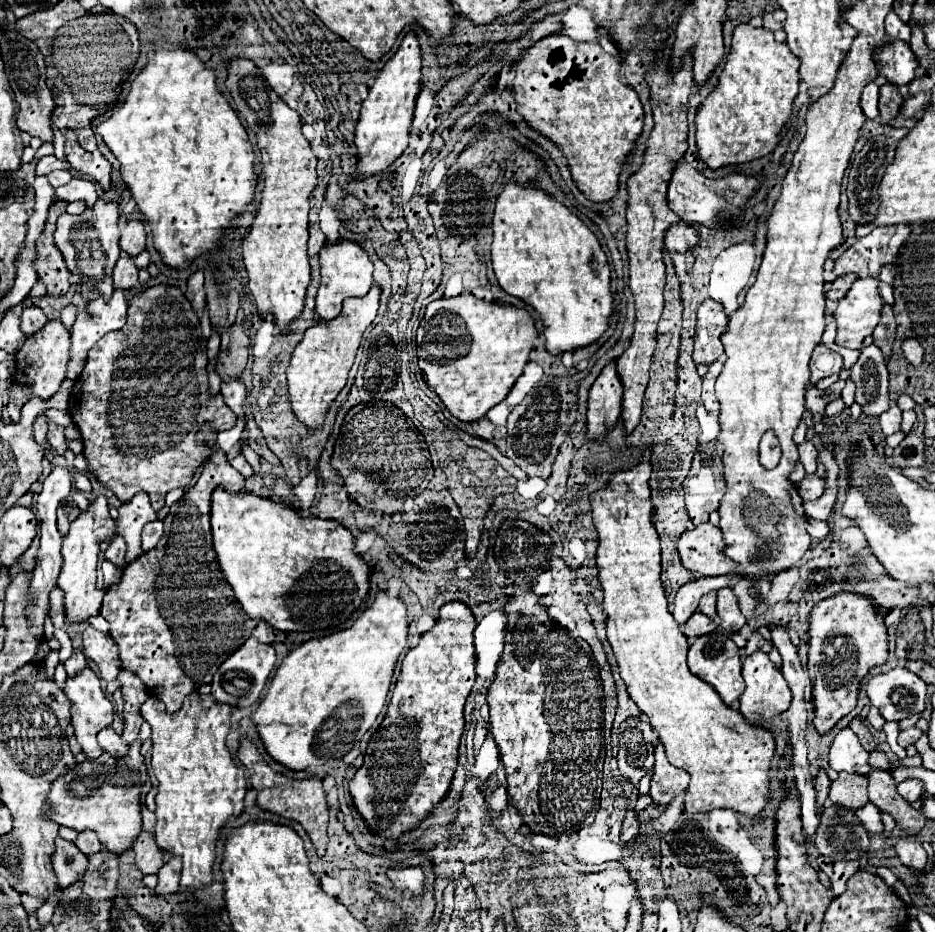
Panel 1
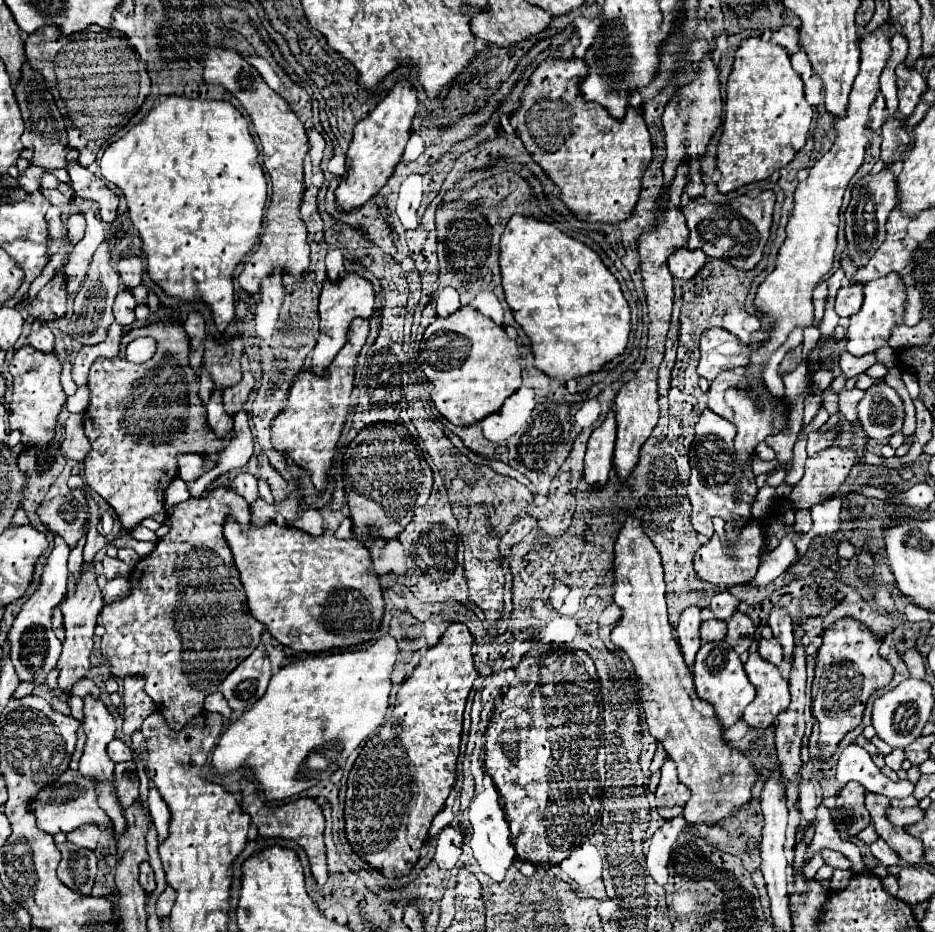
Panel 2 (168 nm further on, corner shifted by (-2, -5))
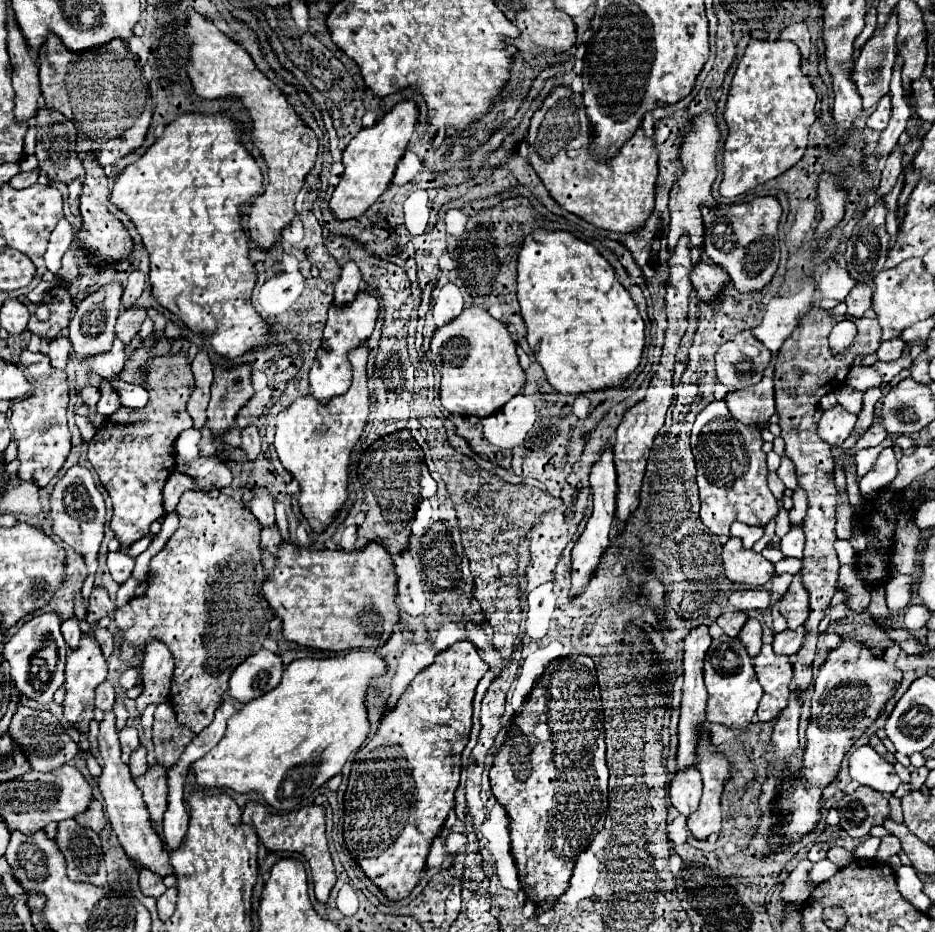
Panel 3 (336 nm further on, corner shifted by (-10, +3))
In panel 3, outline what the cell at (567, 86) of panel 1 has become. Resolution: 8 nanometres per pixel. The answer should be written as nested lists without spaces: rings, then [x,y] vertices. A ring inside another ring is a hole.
[[[556,86],[540,106],[540,110],[534,112],[530,118],[530,130],[528,130],[528,152],[530,152],[530,164],[536,170],[536,174],[542,178],[544,186],[552,194],[552,198],[568,212],[584,218],[586,222],[594,224],[602,230],[612,232],[634,232],[640,230],[646,218],[650,216],[654,208],[654,184],[658,176],[658,154],[656,144],[652,138],[644,134],[644,128],[638,128],[634,136],[618,150],[612,158],[596,158],[590,152],[592,144],[592,126],[586,116],[586,106],[582,102],[582,94],[576,94],[570,86]]]

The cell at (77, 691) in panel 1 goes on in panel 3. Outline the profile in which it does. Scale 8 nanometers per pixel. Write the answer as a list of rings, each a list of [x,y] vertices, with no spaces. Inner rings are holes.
[[[104,712],[104,720],[100,722],[100,734],[98,734],[98,750],[104,760],[102,774],[98,778],[98,790],[102,792],[104,810],[108,814],[114,832],[118,834],[122,848],[126,850],[128,858],[138,862],[142,868],[148,868],[158,876],[172,874],[172,866],[168,862],[168,850],[164,850],[162,840],[158,838],[158,834],[150,824],[150,816],[142,800],[142,792],[136,788],[128,766],[120,760],[120,744],[118,744],[118,728],[116,728],[114,712]]]

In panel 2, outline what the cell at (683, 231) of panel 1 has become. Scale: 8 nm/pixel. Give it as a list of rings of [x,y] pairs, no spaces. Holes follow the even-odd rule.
[[[680,248],[676,250],[670,258],[668,258],[668,266],[670,266],[670,274],[674,278],[680,278],[680,280],[692,280],[706,264],[706,254],[700,250],[686,250],[686,248]]]

